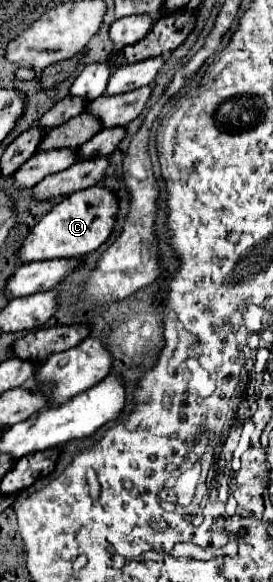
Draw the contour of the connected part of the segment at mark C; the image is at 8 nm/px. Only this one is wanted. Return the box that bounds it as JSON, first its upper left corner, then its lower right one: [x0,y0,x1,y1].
[19,185,117,263]

